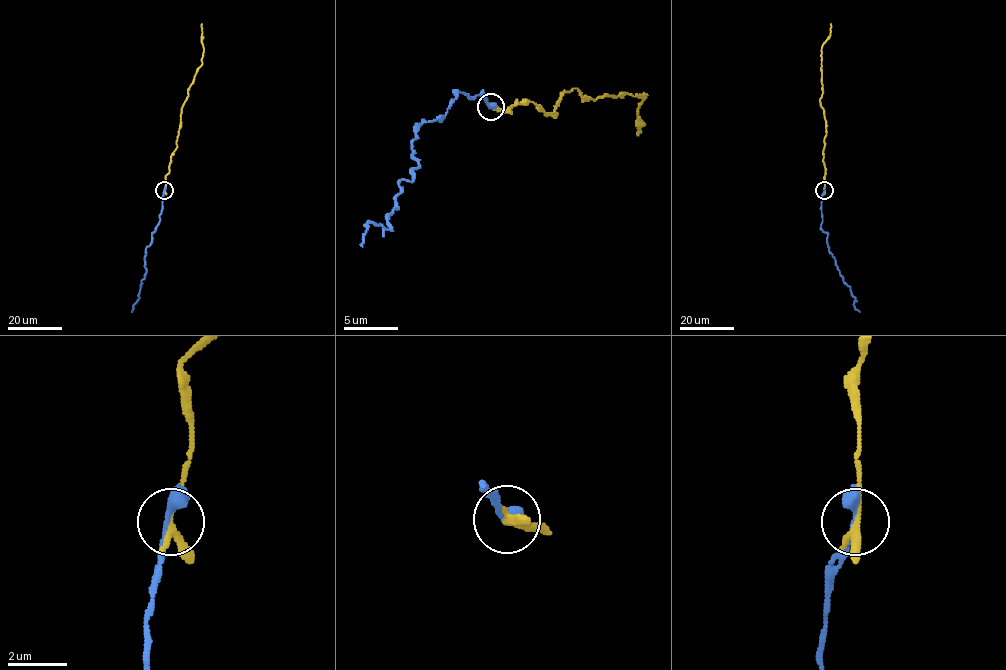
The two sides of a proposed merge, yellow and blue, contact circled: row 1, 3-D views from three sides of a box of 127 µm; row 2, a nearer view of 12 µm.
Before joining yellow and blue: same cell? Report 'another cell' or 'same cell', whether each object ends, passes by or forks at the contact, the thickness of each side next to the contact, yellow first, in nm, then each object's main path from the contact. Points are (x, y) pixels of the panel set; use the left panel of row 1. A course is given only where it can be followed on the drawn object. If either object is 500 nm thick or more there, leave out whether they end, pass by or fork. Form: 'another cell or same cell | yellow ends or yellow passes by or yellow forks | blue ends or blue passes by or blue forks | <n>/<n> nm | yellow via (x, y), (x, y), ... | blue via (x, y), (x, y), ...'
same cell | yellow passes by | blue passes by | 220/240 nm | yellow via (164, 190), (170, 156), (177, 147), (181, 110), (188, 95), (187, 89), (202, 64), (202, 24) | blue via (164, 190), (160, 221), (152, 234), (151, 243), (146, 248), (146, 274), (132, 312)

